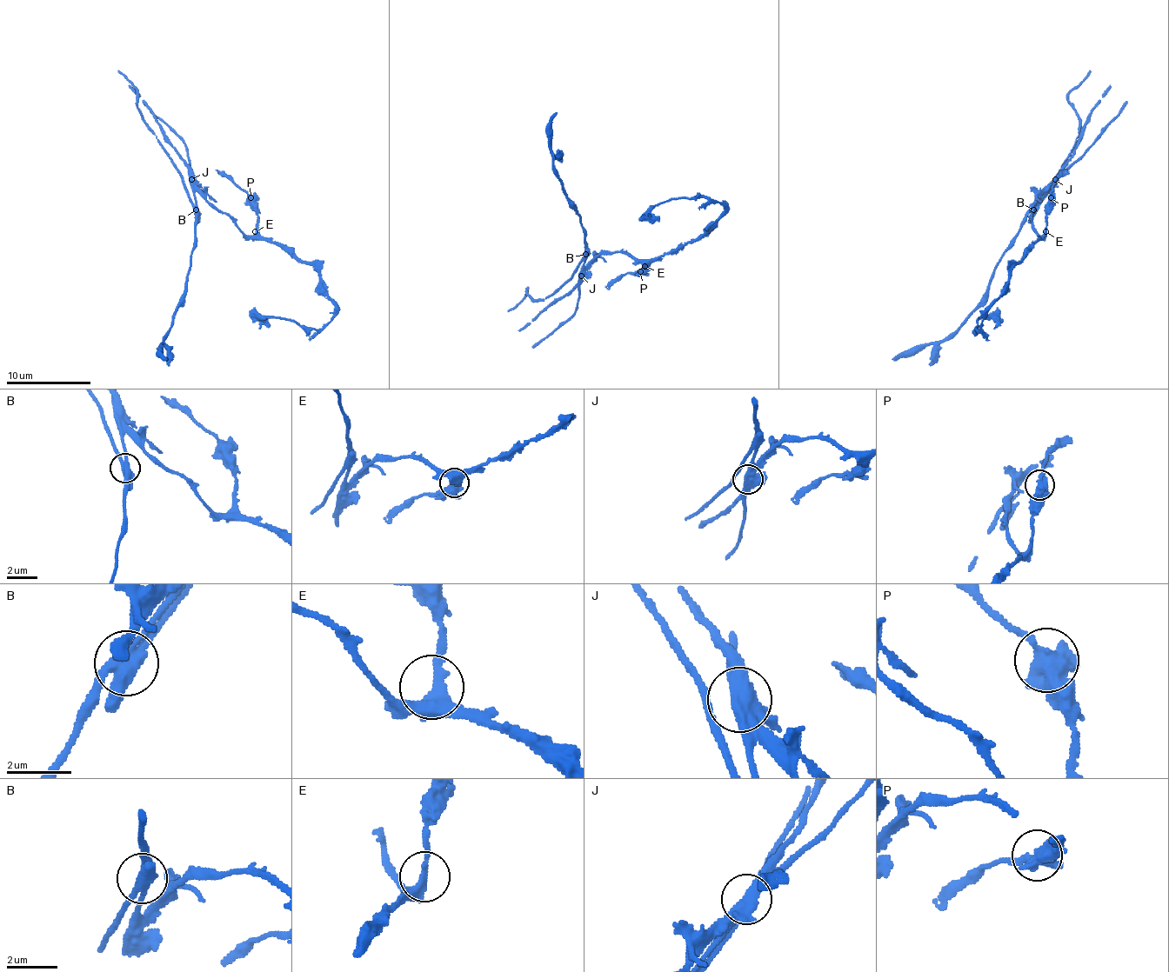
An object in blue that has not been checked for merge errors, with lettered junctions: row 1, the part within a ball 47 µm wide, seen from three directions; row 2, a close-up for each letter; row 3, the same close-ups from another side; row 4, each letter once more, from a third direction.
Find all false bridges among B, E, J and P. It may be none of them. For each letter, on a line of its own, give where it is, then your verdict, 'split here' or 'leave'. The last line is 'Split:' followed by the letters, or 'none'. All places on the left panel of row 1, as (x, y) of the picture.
B: at (196, 209); split here
E: at (255, 231); leave
J: at (191, 179); split here
P: at (250, 197); leave
Split: B, J

